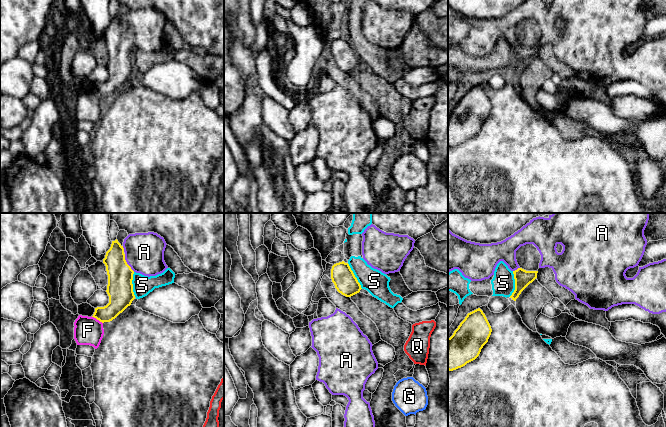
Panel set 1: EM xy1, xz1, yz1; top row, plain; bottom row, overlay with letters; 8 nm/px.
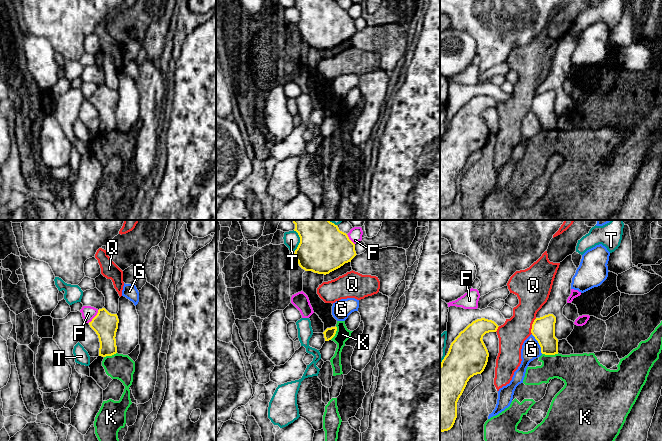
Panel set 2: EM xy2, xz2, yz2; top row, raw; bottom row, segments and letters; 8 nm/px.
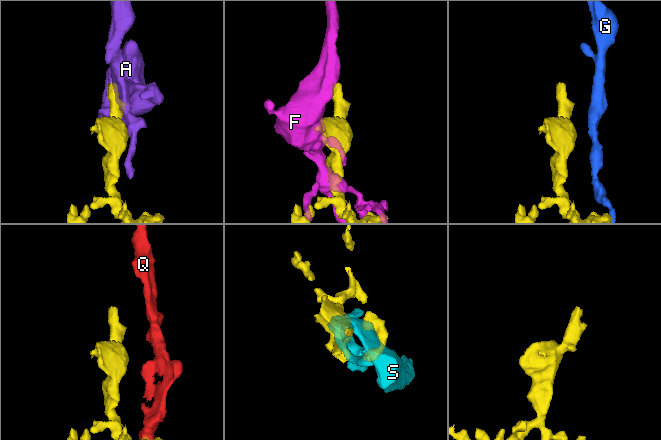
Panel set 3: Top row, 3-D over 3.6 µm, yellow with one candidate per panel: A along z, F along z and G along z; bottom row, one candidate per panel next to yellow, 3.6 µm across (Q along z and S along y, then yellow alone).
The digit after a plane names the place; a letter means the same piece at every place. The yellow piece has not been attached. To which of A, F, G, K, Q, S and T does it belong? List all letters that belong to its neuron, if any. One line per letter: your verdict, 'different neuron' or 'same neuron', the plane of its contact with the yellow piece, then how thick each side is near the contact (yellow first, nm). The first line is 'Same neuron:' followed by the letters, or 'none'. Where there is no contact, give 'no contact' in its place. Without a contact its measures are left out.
Same neuron: A
A: same neuron; meets yellow in xy1; 200 nm thick on the yellow side, 320 nm on the other
F: different neuron; meets yellow in xy2; 200 nm thick on the yellow side, 110 nm on the other
G: different neuron; meets yellow in yz2; 190 nm thick on the yellow side, 150 nm on the other
K: different neuron; meets yellow in yz2; 190 nm thick on the yellow side, 280 nm on the other
Q: different neuron; meets yellow in yz2; 190 nm thick on the yellow side, 240 nm on the other
S: different neuron; meets yellow in xz1; 180 nm thick on the yellow side, 190 nm on the other
T: different neuron; meets yellow in xz2; 400 nm thick on the yellow side, 130 nm on the other

